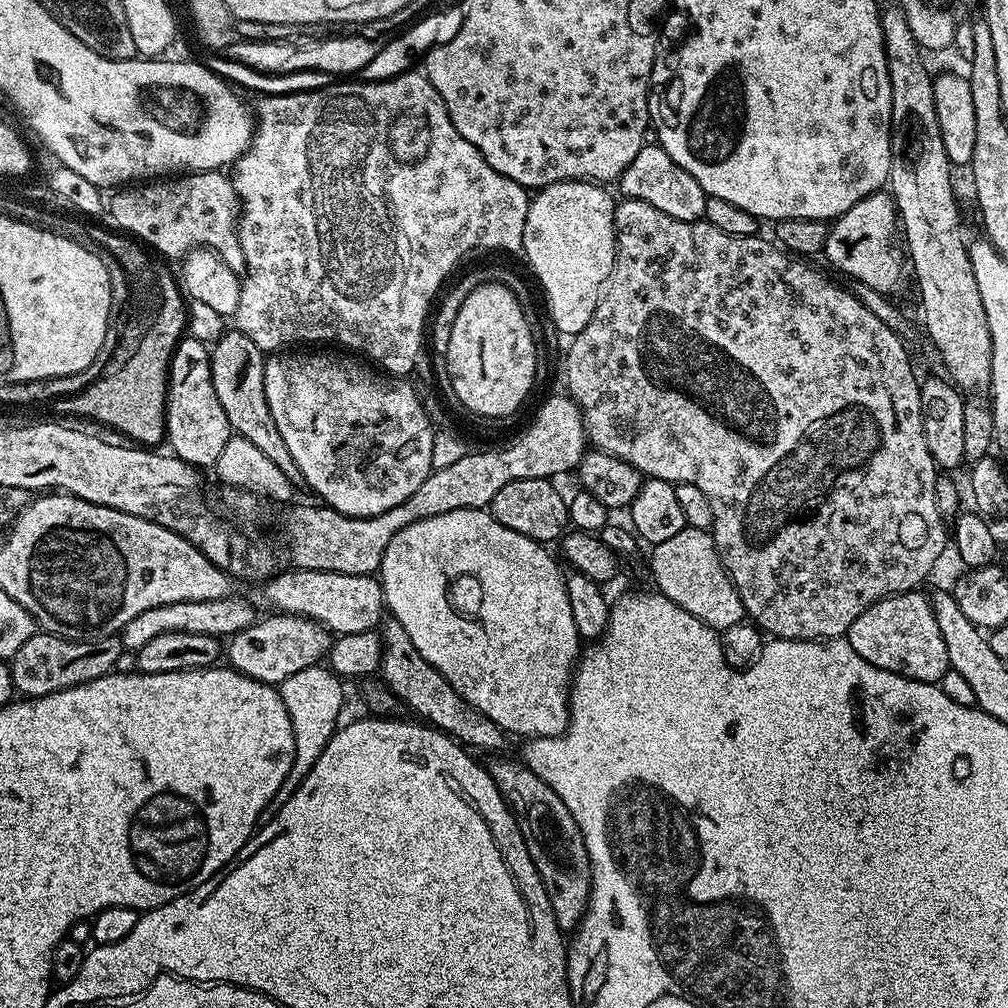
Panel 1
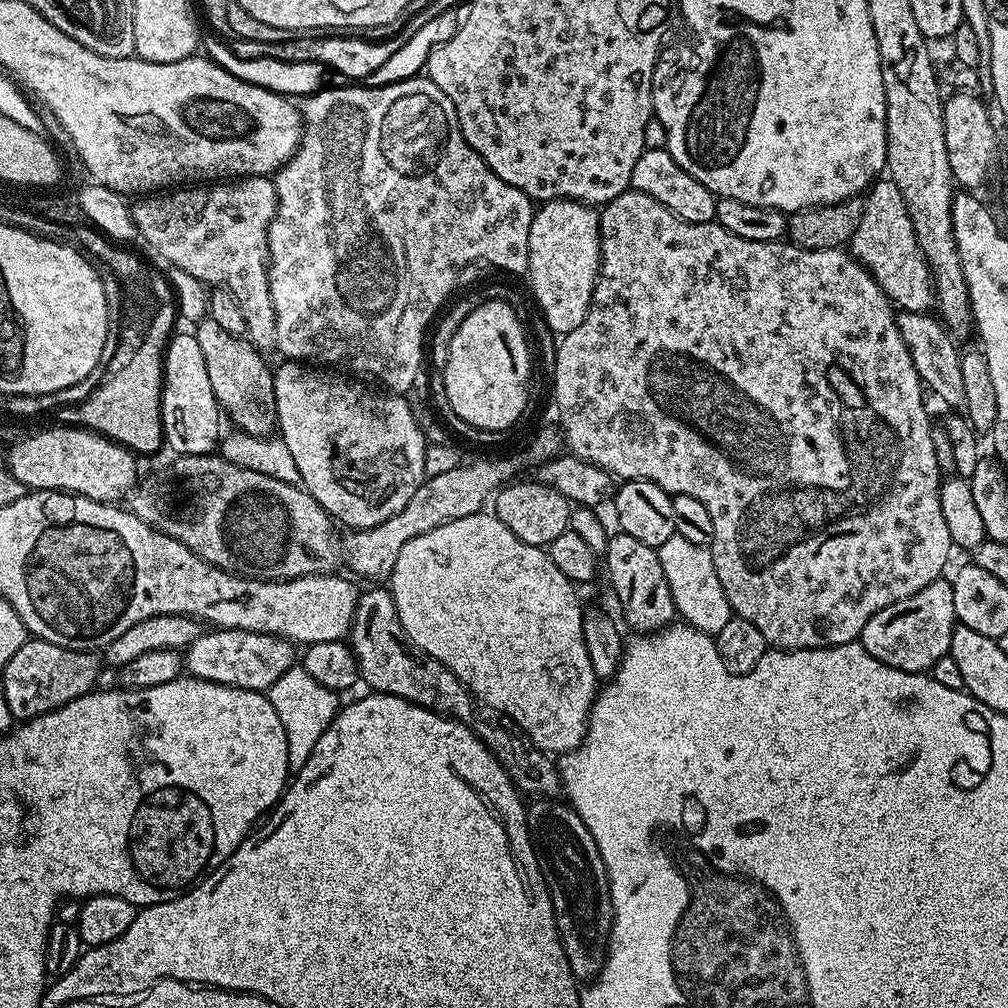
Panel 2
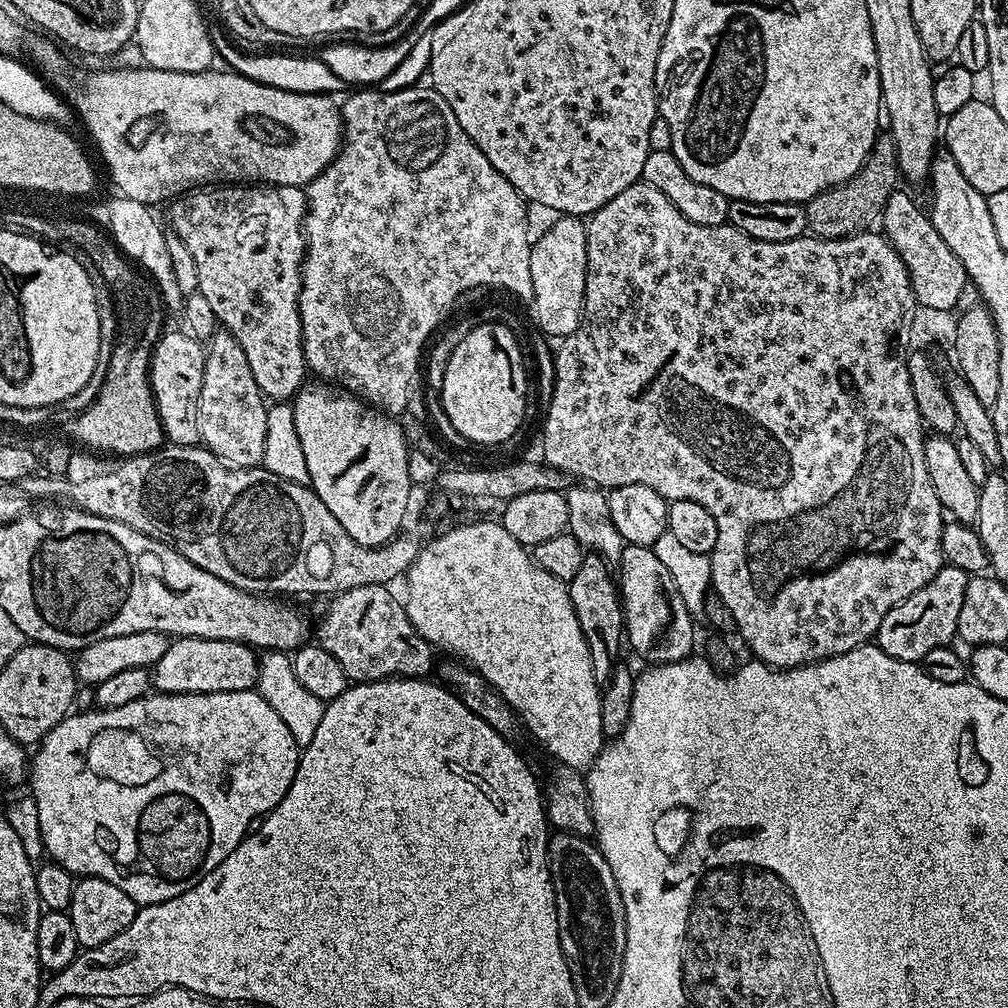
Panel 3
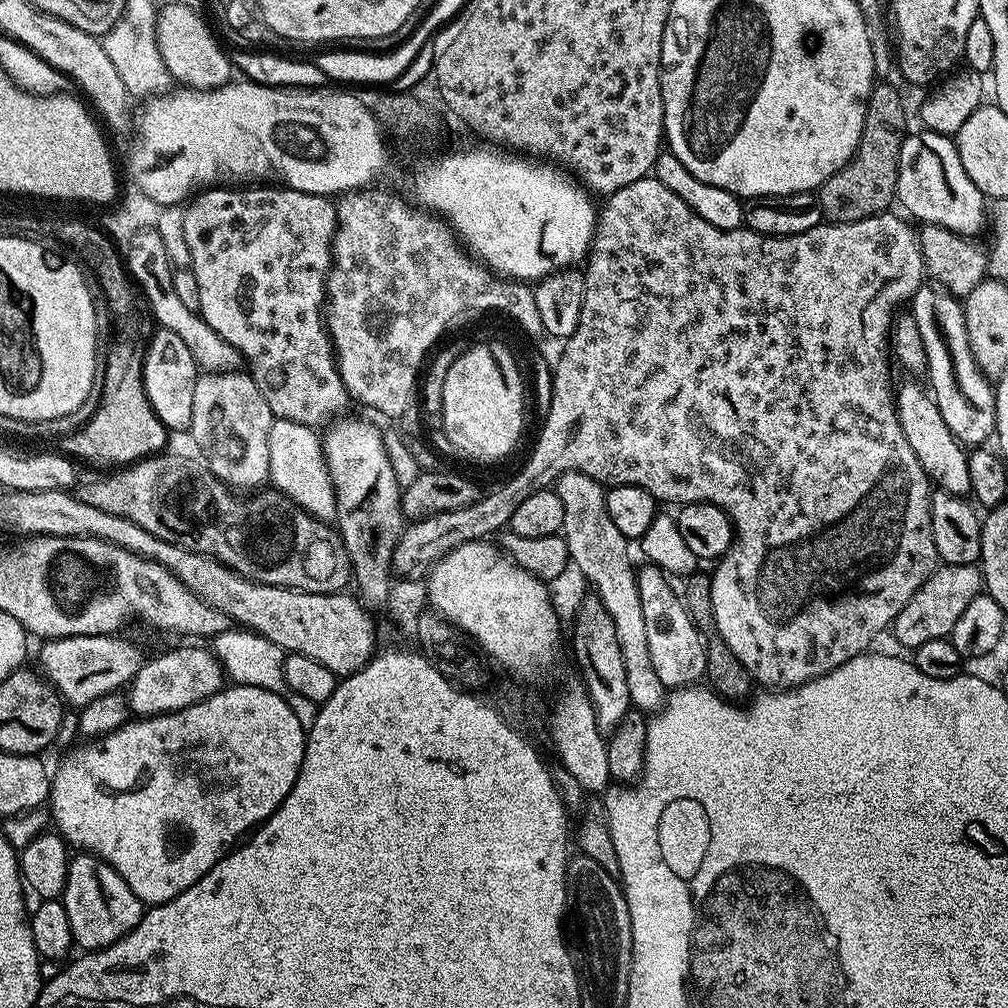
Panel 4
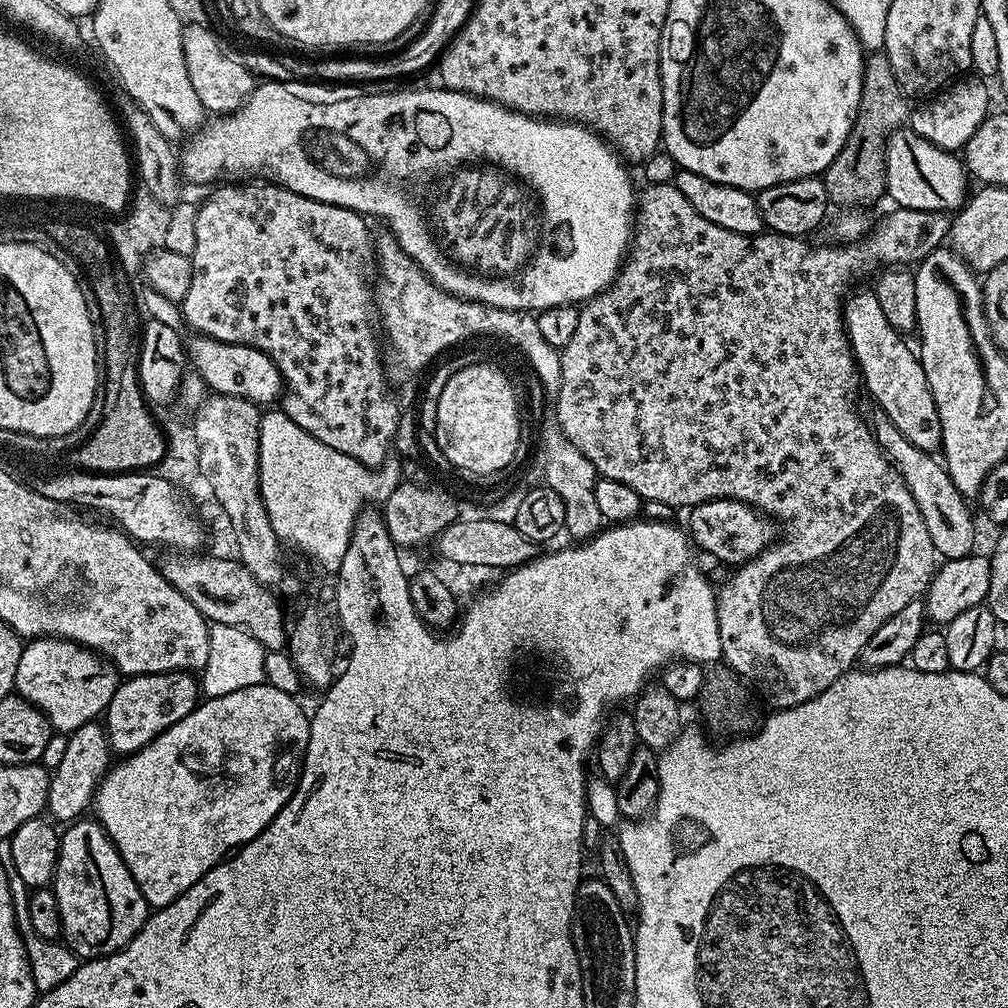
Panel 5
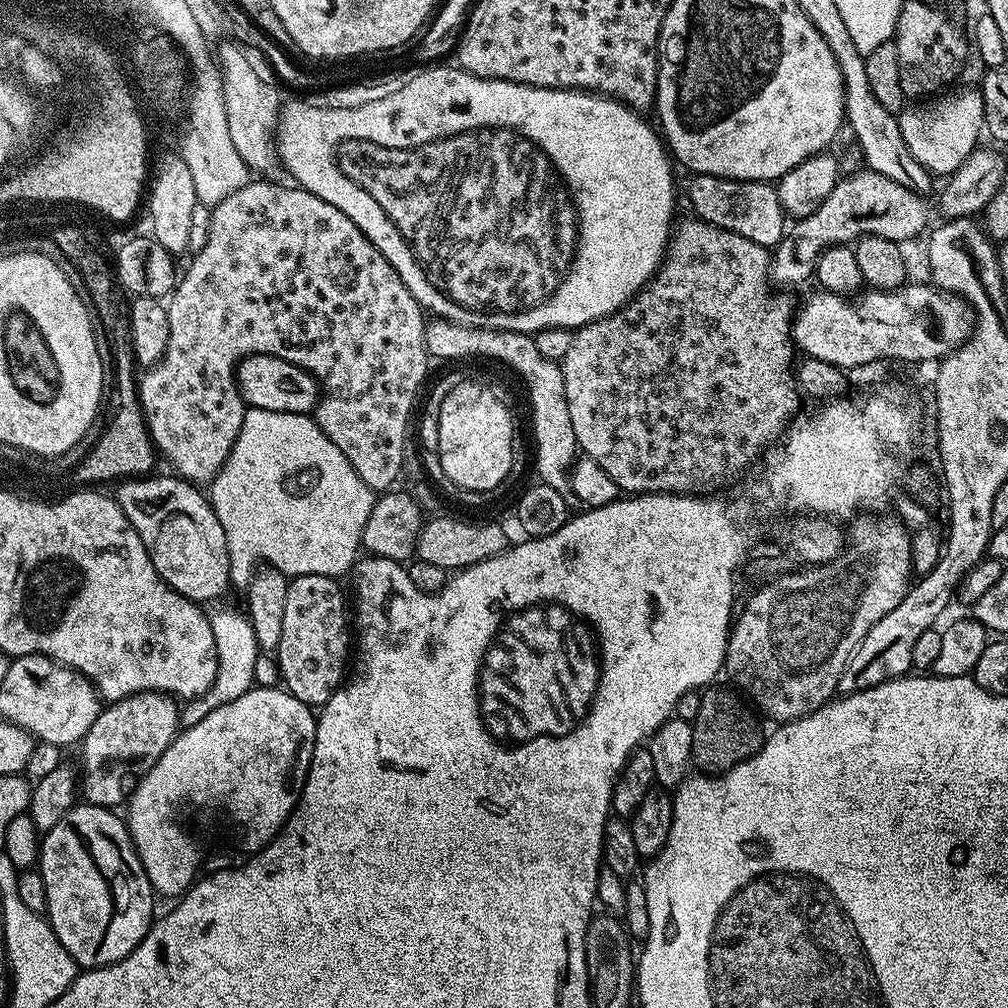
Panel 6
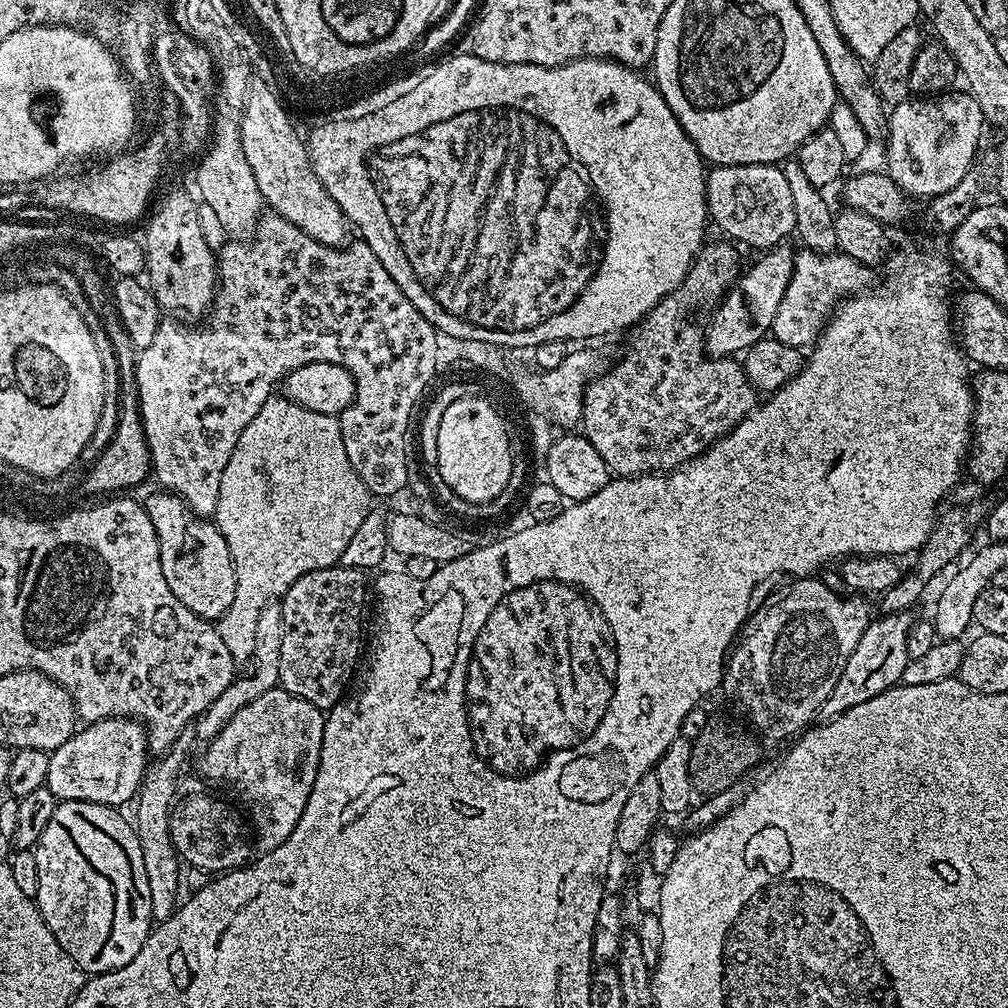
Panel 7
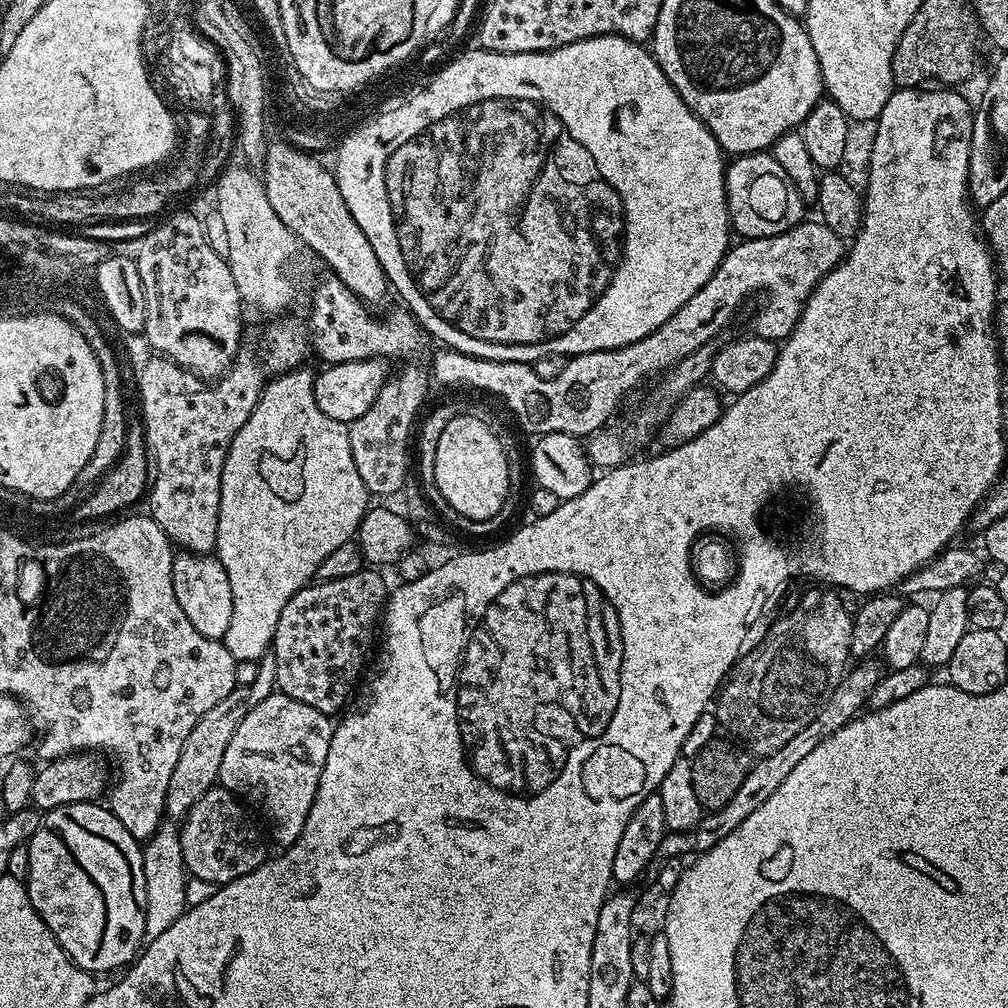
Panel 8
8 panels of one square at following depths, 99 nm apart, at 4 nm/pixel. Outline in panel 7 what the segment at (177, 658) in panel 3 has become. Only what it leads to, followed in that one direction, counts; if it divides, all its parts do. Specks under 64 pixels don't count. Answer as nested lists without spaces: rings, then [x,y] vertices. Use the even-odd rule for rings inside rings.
[[[111,716],[105,720],[93,720],[85,723],[69,740],[62,742],[49,755],[49,773],[46,774],[45,785],[57,801],[81,800],[95,804],[110,804],[124,806],[127,800],[137,799],[145,771],[150,763],[148,737],[143,723],[132,720],[129,716]]]

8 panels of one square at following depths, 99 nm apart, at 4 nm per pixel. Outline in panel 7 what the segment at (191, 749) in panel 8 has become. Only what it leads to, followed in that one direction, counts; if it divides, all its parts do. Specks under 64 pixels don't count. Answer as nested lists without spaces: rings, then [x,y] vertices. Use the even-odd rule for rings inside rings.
[[[279,603],[267,604],[258,614],[258,623],[254,629],[252,659],[255,663],[253,676],[237,675],[236,679],[230,682],[230,686],[226,686],[226,690],[222,690],[222,694],[218,694],[218,698],[214,698],[214,702],[210,702],[208,709],[195,721],[197,741],[207,742],[215,738],[222,730],[222,726],[226,726],[226,722],[230,722],[230,718],[234,718],[234,714],[242,710],[242,706],[250,706],[254,698],[262,698],[262,694],[266,694],[270,689],[279,685],[278,669],[280,659],[282,659],[282,614]]]

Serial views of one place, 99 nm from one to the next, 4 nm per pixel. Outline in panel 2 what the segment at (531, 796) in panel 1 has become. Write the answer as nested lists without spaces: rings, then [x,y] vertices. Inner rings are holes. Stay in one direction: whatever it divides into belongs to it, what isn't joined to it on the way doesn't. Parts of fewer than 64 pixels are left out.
[[[536,798],[527,805],[528,828],[535,840],[540,873],[544,876],[546,892],[552,895],[550,911],[556,921],[556,931],[560,938],[560,947],[563,948],[568,959],[568,971],[577,981],[588,982],[599,974],[606,955],[605,945],[608,935],[612,933],[612,899],[608,889],[608,872],[604,869],[602,858],[598,854],[598,846],[586,830],[582,818],[572,811],[567,803],[556,798]]]

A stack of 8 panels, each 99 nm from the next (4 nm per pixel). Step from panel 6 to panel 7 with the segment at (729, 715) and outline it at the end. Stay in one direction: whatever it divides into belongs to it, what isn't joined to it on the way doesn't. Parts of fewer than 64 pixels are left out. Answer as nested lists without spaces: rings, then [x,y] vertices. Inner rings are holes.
[[[712,718],[693,741],[690,778],[695,793],[705,797],[721,793],[722,790],[739,783],[744,778],[743,775],[759,762],[762,750],[756,742],[757,737],[745,725],[742,726],[730,720]]]

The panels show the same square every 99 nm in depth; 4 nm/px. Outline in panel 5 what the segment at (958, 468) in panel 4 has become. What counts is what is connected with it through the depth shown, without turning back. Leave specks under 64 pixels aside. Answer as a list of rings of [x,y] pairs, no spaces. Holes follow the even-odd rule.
[[[871,287],[860,288],[844,301],[844,326],[848,342],[852,345],[852,355],[856,357],[856,367],[862,377],[863,387],[868,387],[872,395],[871,403],[882,409],[898,426],[898,430],[908,441],[914,442],[918,450],[933,454],[941,451],[942,418],[938,418],[938,406],[926,382],[926,370],[919,355],[908,349],[901,333],[886,320]]]

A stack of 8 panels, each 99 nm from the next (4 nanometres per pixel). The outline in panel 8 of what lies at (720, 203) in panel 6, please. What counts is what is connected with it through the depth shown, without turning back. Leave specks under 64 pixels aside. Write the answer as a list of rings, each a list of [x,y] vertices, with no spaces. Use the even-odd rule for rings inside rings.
[[[767,152],[735,157],[724,170],[724,194],[728,223],[737,237],[753,240],[782,234],[805,219],[806,201],[786,178],[782,166]]]

